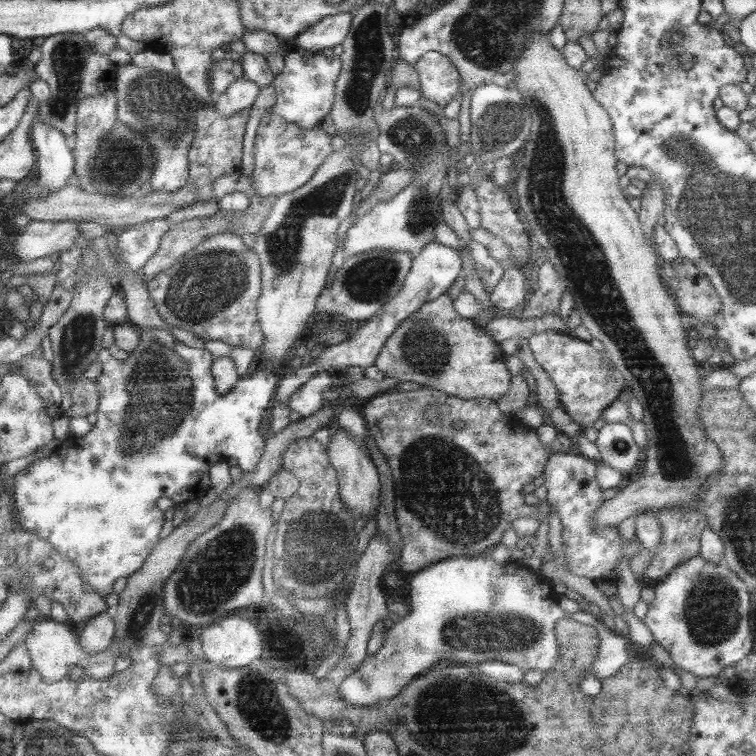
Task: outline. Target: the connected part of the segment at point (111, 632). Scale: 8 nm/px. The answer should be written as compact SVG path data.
M102 612L88 621L81 630L81 641L90 655L106 653L112 647L116 634L116 622L108 612Z

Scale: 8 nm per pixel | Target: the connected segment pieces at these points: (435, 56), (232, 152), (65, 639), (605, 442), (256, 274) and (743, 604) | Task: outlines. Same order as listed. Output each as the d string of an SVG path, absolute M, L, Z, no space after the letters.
M425 52L415 63L418 92L439 108L447 105L459 88L459 74L451 62L437 52Z
M215 105L204 106L195 117L195 138L189 152L190 180L196 184L200 200L211 201L213 182L221 176L241 172L246 128L252 111L247 109L233 116L221 116Z
M51 618L38 619L26 636L31 668L53 684L67 678L75 668L75 658L69 658L69 626Z
M623 423L603 424L593 443L599 451L600 462L626 477L637 468L637 460L642 456L631 438L629 427Z
M233 232L210 236L184 254L174 265L146 281L149 295L163 320L175 328L194 332L199 338L221 340L238 350L257 350L264 343L259 306L263 287L260 256L250 247L249 240Z
M695 556L679 564L663 580L652 584L654 598L650 601L642 622L657 645L669 653L672 664L695 676L716 677L722 668L733 666L752 651L748 612L748 587L722 564L711 564Z

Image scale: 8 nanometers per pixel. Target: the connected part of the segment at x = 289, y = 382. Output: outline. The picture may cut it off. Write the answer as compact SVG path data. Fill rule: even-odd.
M435 241L425 244L412 257L410 269L407 271L397 294L389 298L389 301L386 301L385 305L377 310L373 316L370 316L368 320L354 326L351 335L345 341L332 345L328 344L321 350L317 358L308 362L307 366L299 367L280 376L275 399L286 403L293 391L317 373L326 371L335 374L348 366L359 366L361 369L371 366L380 348L384 345L385 339L394 331L394 328L419 309L421 305L441 296L460 275L461 259L456 250L437 244Z

